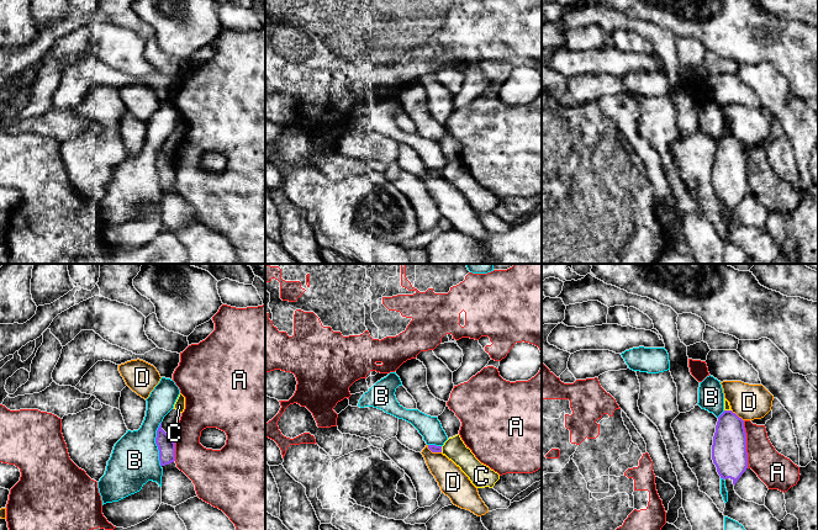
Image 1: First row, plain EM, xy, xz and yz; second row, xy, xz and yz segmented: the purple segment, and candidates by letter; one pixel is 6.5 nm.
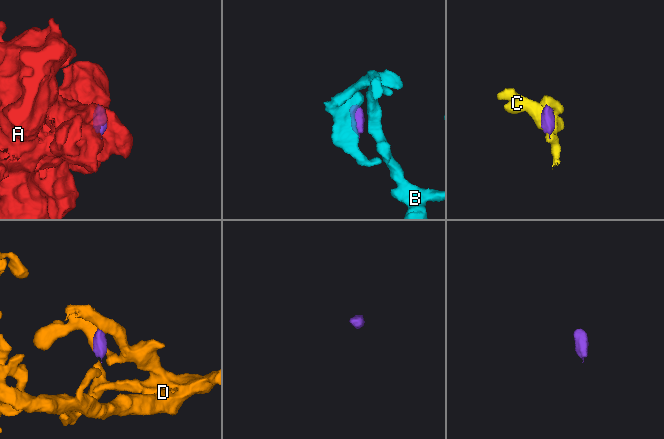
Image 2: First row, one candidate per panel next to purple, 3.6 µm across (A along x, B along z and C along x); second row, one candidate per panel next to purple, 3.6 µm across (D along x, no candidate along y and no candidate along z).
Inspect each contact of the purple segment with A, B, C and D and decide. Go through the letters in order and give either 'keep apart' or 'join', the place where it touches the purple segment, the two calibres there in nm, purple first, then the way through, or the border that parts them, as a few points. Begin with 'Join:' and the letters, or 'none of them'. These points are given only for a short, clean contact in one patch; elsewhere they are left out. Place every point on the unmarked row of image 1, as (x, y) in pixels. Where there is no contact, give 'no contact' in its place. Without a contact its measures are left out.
Join: C
A: keep apart; contact yz (745, 168); calibres 220 and 220 nm; border yz (743, 144), (748, 191)
B: keep apart; contact xy (156, 167); calibres 120 and 320 nm
C: join; contact yz (728, 134); calibres 220 and 50 nm; way yz (729, 167), (728, 134), (727, 131)
D: keep apart; contact yz (735, 138); calibres 220 and 240 nm; border yz (731, 134), (743, 144)

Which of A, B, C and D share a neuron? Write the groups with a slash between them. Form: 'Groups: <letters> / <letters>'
Groups: A / B / C / D

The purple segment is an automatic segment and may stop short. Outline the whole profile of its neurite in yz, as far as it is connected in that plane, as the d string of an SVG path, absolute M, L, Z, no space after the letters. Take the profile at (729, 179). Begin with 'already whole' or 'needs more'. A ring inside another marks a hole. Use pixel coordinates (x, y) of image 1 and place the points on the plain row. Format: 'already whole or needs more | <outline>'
needs more | M725 122L724 136L718 141L713 160L712 184L728 216L724 240L764 264L772 264L781 254L792 264L798 264L798 243L795 239L787 238L779 245L765 229L746 226L735 217L734 210L748 192L746 157L744 144L732 136Z

